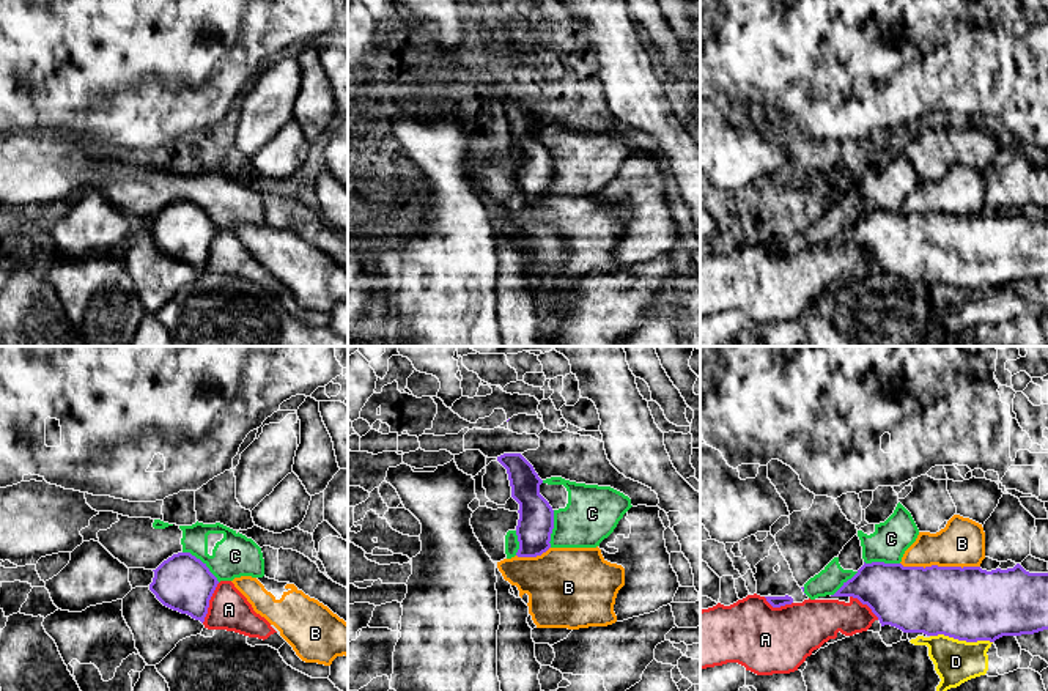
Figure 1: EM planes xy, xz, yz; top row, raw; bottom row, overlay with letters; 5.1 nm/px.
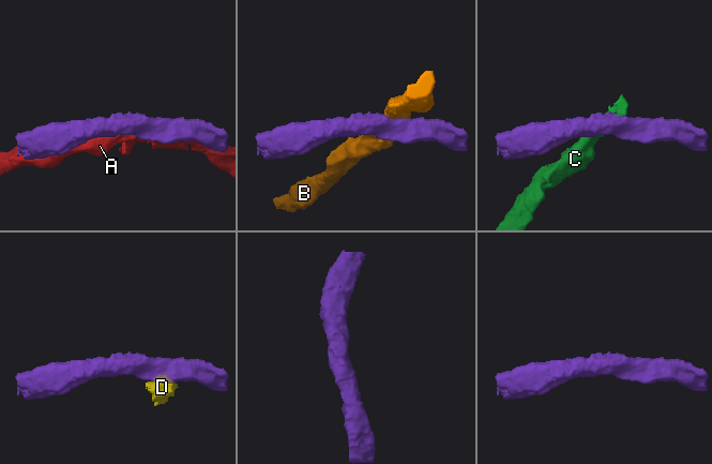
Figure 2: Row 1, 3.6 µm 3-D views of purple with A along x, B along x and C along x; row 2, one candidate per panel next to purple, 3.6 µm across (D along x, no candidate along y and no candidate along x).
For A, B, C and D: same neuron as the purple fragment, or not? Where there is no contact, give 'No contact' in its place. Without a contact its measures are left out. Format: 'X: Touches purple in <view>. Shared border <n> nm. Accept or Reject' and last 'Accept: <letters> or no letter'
A: Touches purple in xy. Shared border 220 nm. Reject
B: Touches purple in yz. Shared border 400 nm. Reject
C: Touches purple in xy. Shared border 240 nm. Reject
D: Touches purple in yz. Shared border 320 nm. Reject
Accept: no letter

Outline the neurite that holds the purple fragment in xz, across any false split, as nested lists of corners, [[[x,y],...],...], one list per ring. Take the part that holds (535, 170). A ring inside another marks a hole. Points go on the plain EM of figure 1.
[[[504,101],[497,109],[507,116],[511,145],[519,151],[518,205],[537,205],[551,195],[554,157],[540,142],[543,127],[521,101]]]

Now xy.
[[[178,200],[154,219],[149,238],[167,255],[205,269],[209,247],[219,231],[206,211],[190,200]]]

